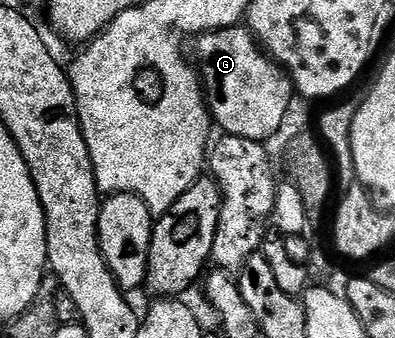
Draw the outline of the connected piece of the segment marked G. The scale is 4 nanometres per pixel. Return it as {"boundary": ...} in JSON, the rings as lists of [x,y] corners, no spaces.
{"boundary":[[[237,26],[234,28],[219,28],[213,32],[201,32],[199,36],[195,37],[194,44],[196,44],[196,60],[194,56],[194,64],[198,69],[198,75],[200,77],[201,85],[204,89],[204,103],[208,106],[208,114],[212,118],[213,125],[216,125],[225,135],[242,137],[250,139],[256,142],[265,142],[274,132],[278,130],[282,123],[282,118],[286,118],[290,115],[290,109],[288,108],[292,104],[292,96],[294,97],[294,85],[292,77],[272,59],[271,56],[267,55],[263,48],[260,46],[260,41],[248,31],[247,27]]]}

